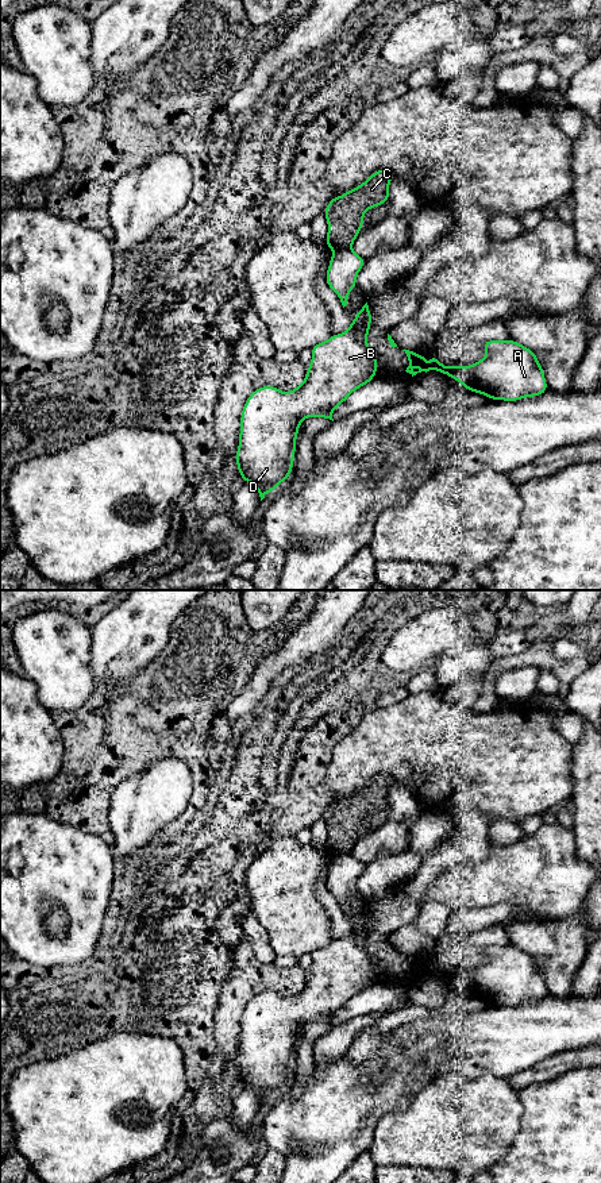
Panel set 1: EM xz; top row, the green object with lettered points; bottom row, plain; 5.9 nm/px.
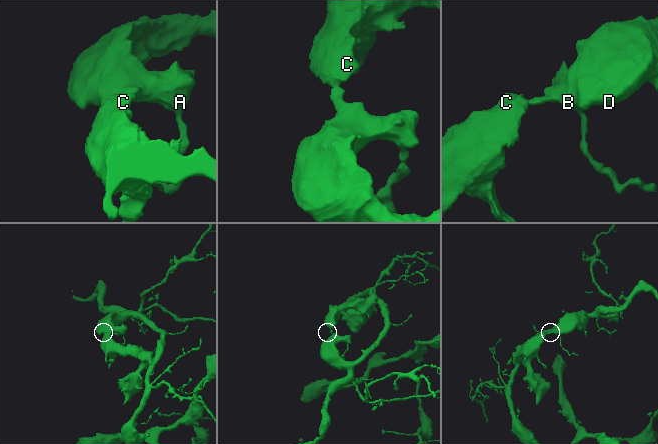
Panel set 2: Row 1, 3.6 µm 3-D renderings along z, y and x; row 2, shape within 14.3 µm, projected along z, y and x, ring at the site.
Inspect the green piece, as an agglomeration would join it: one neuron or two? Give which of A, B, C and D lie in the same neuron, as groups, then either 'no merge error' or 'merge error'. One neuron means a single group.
A B D / C; merge error

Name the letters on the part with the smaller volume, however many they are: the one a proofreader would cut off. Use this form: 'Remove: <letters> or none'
Remove: C

